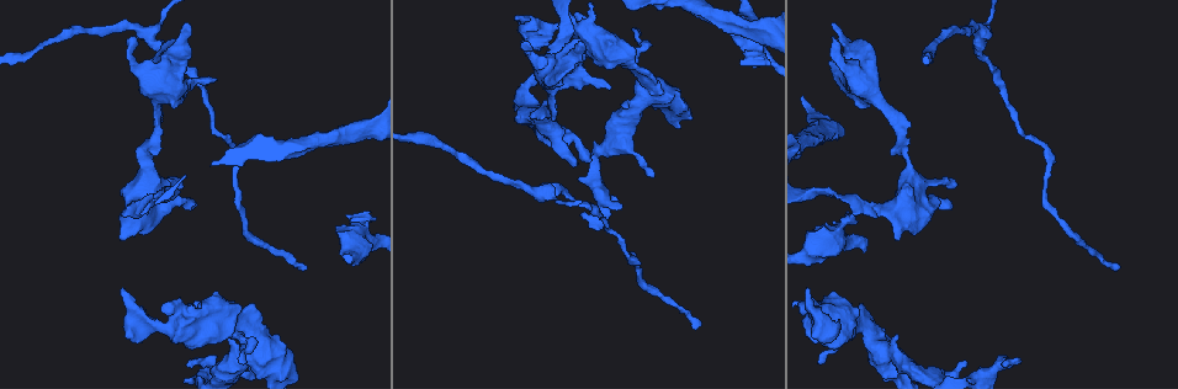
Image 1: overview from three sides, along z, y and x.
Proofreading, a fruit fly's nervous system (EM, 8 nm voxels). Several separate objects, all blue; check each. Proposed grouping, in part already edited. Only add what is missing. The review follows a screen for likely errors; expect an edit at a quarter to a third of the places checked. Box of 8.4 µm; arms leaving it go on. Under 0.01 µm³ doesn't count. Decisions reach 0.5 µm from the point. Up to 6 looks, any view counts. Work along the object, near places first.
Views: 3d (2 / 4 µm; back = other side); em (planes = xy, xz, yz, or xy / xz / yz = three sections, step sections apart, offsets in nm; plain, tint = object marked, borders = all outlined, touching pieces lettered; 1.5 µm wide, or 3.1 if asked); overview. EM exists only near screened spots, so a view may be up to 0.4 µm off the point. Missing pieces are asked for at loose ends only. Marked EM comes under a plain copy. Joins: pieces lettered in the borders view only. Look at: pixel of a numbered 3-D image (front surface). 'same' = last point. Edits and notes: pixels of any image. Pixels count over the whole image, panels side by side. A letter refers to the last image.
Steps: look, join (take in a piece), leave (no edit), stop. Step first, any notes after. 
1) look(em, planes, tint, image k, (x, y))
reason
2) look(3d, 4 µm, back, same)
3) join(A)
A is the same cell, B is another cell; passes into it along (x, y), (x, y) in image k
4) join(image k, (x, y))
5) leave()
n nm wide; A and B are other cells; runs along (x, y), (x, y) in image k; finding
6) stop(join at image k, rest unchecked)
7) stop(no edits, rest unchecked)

look(em, planes, borders, image 1, (528, 49))
tapers out

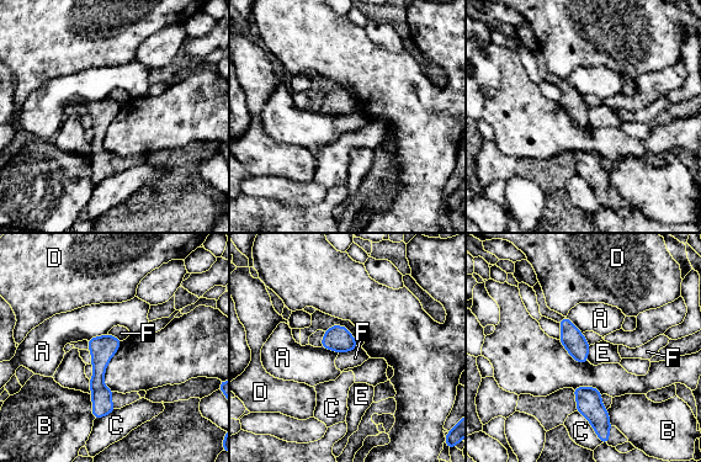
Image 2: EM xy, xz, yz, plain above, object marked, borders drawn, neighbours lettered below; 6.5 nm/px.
leave()
A, B, C, D, E and F are other cells; runs along (109, 338), (99, 362), (96, 414) in image 2; none of them fits

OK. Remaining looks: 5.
look(3d, 4 µm, image 1, (696, 325))
end of a long branch

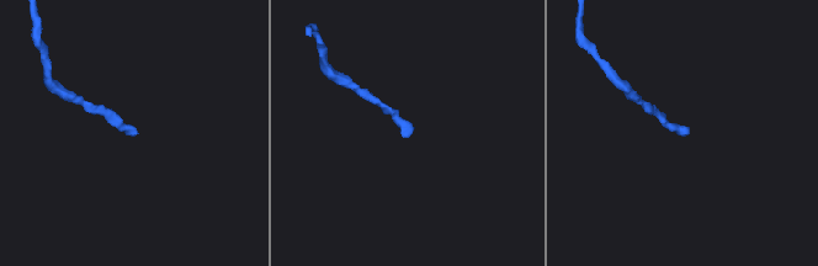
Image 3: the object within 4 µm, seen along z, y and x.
look(em, planes, tint, image 3, (409, 133))
need the tissue

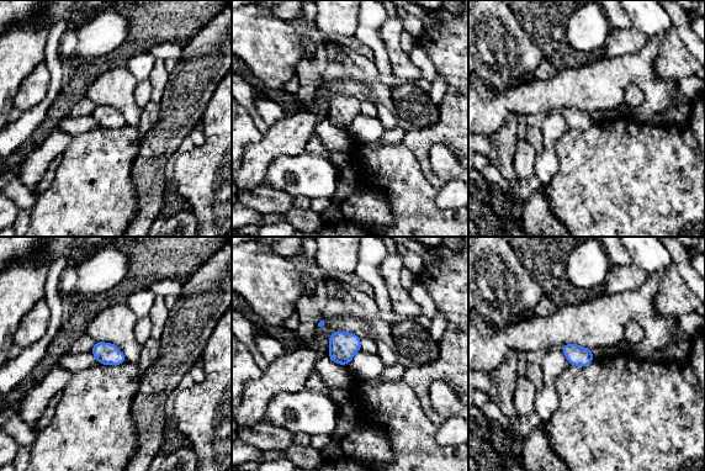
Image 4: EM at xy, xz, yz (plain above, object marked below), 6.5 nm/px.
look(em, planes, borders, same)

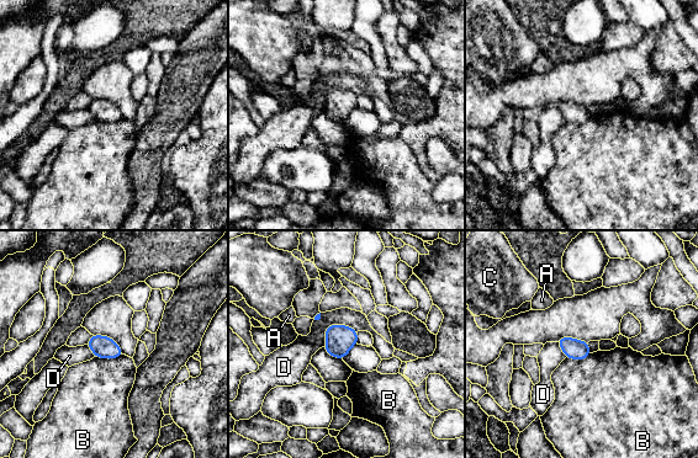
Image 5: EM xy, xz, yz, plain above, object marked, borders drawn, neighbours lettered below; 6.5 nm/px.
leave()
D touches over 240 nm; A, B, C and D are other cells; border along (121, 353), (114, 358), (95, 357) in image 5; no lettered piece goes on from it

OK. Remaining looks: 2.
look(em, planes, tint, image 1, (213, 79))
free end

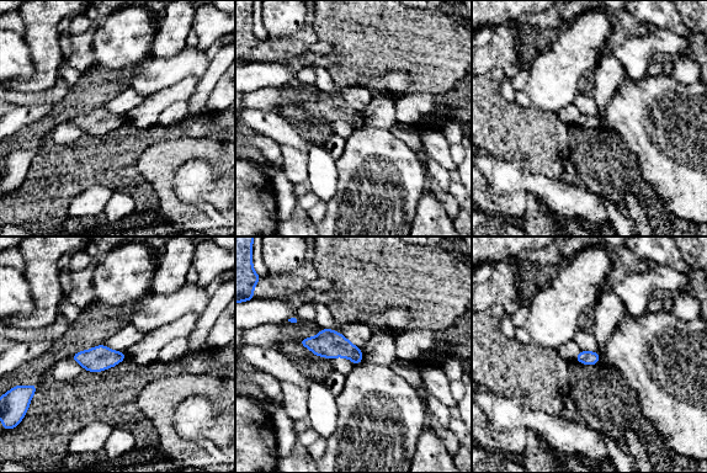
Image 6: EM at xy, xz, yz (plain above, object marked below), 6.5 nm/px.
look(em, planes, borders, same)
see the neighbours

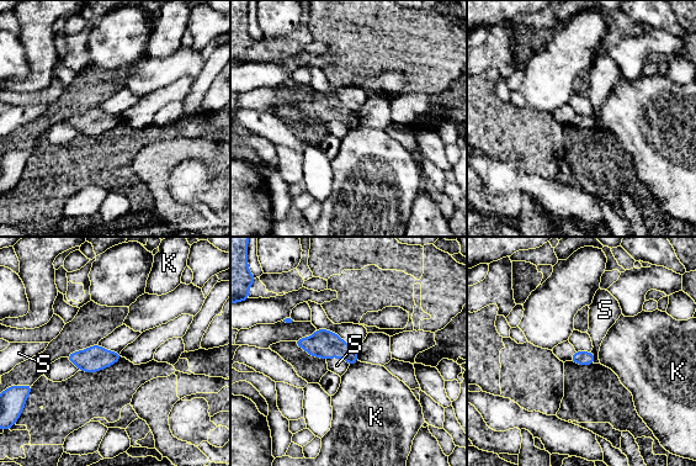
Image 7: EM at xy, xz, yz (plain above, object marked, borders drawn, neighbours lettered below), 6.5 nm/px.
leave()
S touches over 160 nm; K and S are other cells; border along (327, 358), (343, 358), (349, 365) in image 7; none of them fits

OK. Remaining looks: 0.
stop(no edits, rest unchecked)

